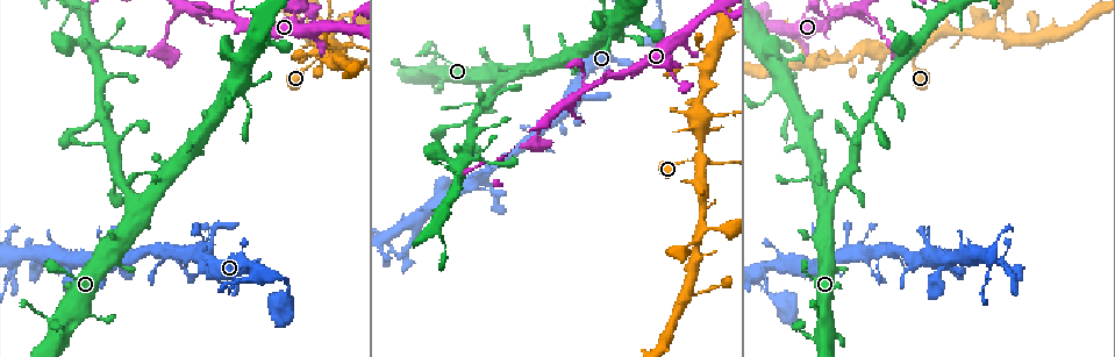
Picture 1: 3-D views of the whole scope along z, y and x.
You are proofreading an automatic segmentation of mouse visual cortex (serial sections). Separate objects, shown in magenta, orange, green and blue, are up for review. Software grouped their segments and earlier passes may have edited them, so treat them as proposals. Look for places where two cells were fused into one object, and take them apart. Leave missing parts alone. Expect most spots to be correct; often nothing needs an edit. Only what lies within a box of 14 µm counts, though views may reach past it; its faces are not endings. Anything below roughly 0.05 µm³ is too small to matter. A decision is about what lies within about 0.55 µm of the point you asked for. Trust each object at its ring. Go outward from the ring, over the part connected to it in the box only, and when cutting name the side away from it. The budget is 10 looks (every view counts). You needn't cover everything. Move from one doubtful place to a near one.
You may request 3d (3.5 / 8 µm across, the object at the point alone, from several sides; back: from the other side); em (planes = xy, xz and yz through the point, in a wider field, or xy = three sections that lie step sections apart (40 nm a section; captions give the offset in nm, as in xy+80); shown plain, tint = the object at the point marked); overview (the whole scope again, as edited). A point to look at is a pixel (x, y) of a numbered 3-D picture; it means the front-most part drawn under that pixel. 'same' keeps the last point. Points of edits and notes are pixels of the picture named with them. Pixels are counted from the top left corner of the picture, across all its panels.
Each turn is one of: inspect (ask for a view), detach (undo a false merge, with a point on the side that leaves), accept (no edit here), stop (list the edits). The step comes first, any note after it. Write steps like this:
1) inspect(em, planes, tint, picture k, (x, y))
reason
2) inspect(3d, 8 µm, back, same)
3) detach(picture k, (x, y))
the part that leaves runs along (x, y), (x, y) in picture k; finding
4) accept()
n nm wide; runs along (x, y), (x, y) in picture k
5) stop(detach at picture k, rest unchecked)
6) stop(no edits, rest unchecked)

inspect(3d, 3.5 µm, picture 1, (695, 159))

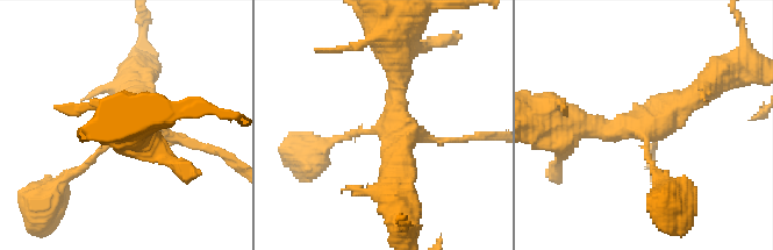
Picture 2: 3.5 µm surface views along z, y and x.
inspect(em, planes, plain, picture 2, (645, 129))
4 arms; arms of 100, 150, 300, 350 nm; need the tissue

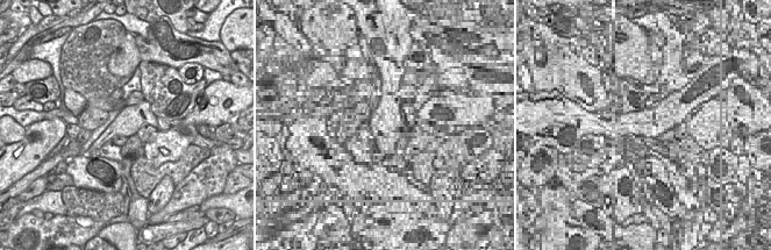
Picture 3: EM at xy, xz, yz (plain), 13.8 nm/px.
inspect(em, planes, tint, same)

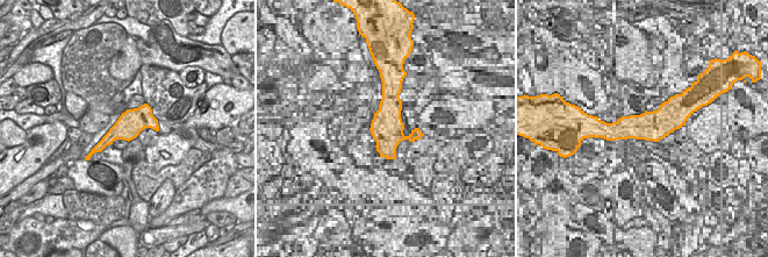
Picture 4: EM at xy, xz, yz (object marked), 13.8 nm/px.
accept()
continuous, no second cell

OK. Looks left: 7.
inspect(3d, 3.5 µm, picture 1, (587, 86))

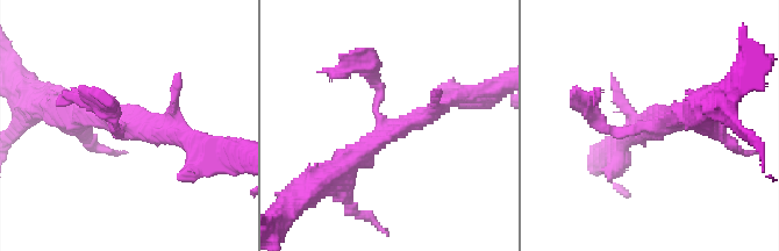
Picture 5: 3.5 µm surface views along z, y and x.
inspect(em, planes, tint, picture 5, (128, 122))

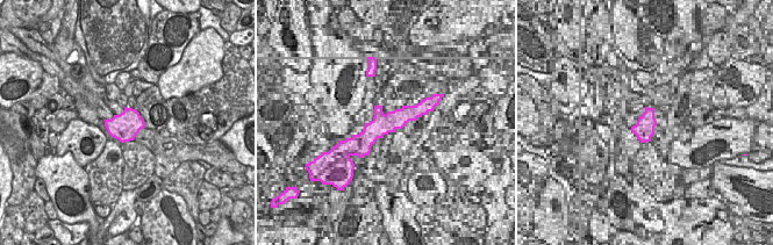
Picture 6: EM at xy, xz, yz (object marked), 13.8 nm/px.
accept()
arms of 150, 250, 300 nm; runs along (455, 99), (384, 135), (327, 176) in picture 5; continuous, no second cell

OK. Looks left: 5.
inspect(3d, 3.5 µm, picture 1, (810, 144))
abrupt turn

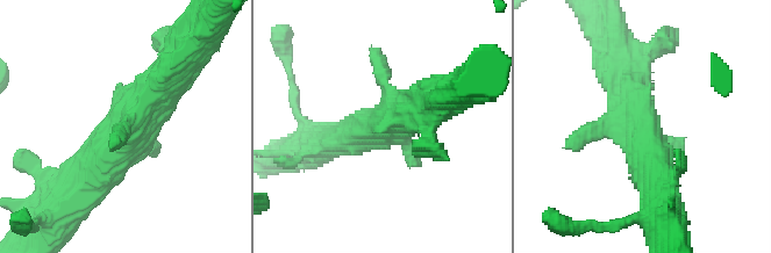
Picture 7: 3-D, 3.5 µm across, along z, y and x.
inspect(em, xy, step 1, tint, picture 7, (398, 118))

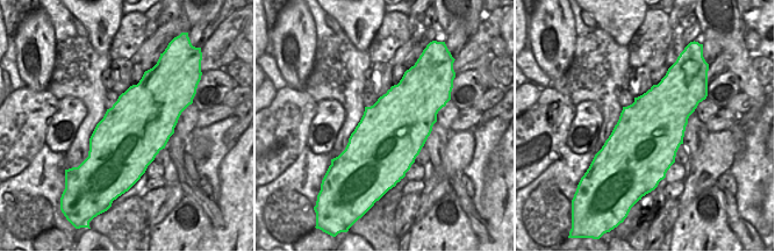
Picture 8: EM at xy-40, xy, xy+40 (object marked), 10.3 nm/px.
accept()
runs along (90, 181), (183, 59) in picture 7; all the same cell

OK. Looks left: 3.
inspect(3d, 8 µm, back, picture 1, (618, 41))
thin neck

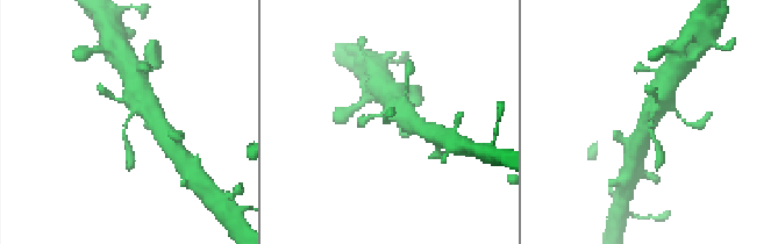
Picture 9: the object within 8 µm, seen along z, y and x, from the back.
inspect(3d, 3.5 µm, picture 9, (131, 112))
closer look

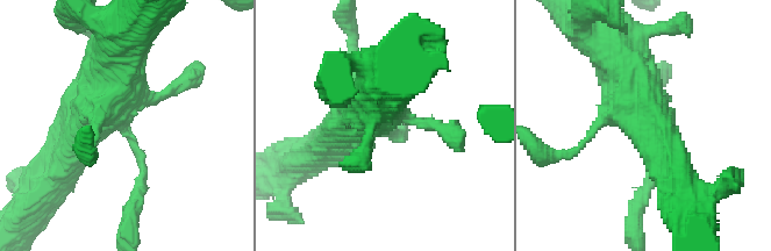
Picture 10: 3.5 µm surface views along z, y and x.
inspect(em, xy, step 1, tint, picture 10, (124, 128))

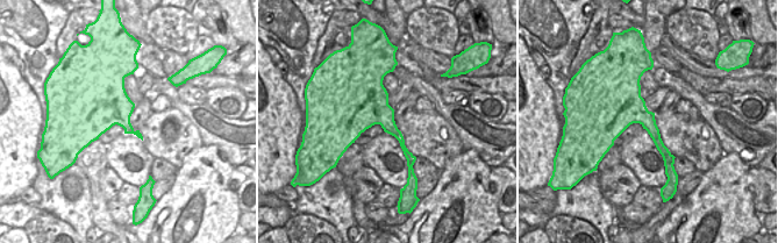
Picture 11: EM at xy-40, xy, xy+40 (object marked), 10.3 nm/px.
accept()
runs along (658, 143), (597, 26) in picture 10; continuous, no second cell

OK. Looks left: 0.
stop(no edits, rest unchecked)

